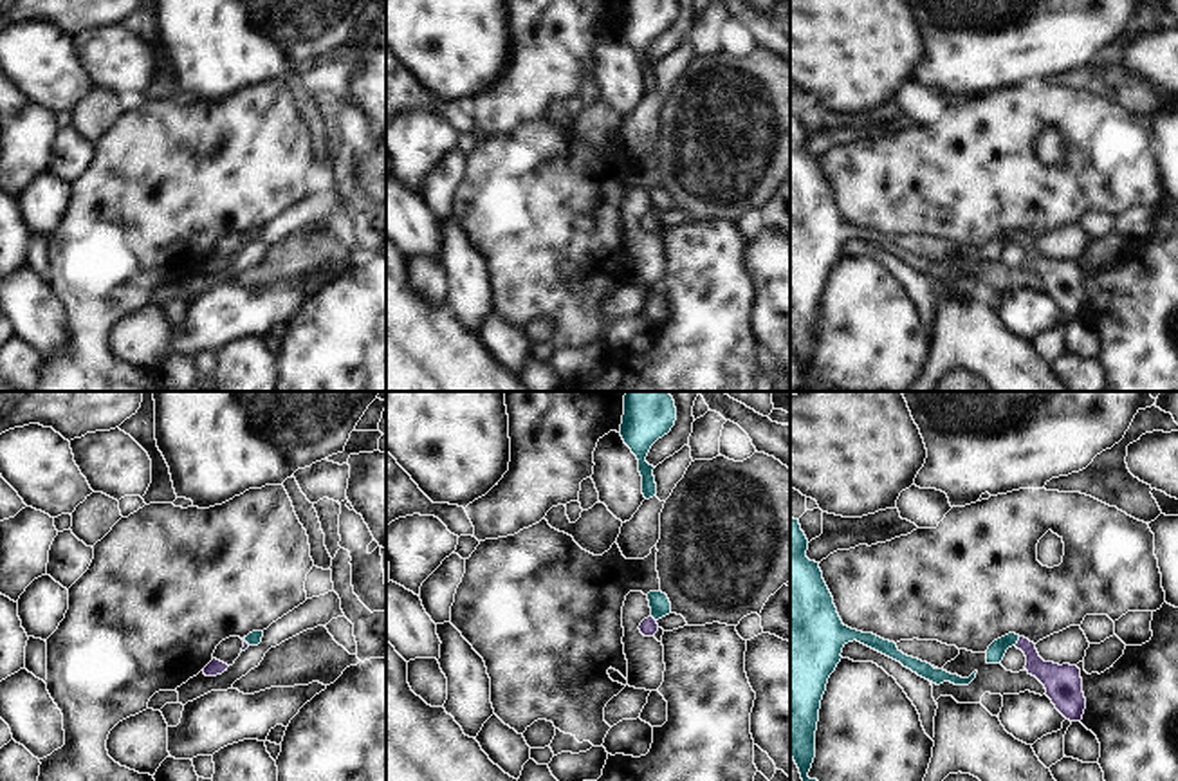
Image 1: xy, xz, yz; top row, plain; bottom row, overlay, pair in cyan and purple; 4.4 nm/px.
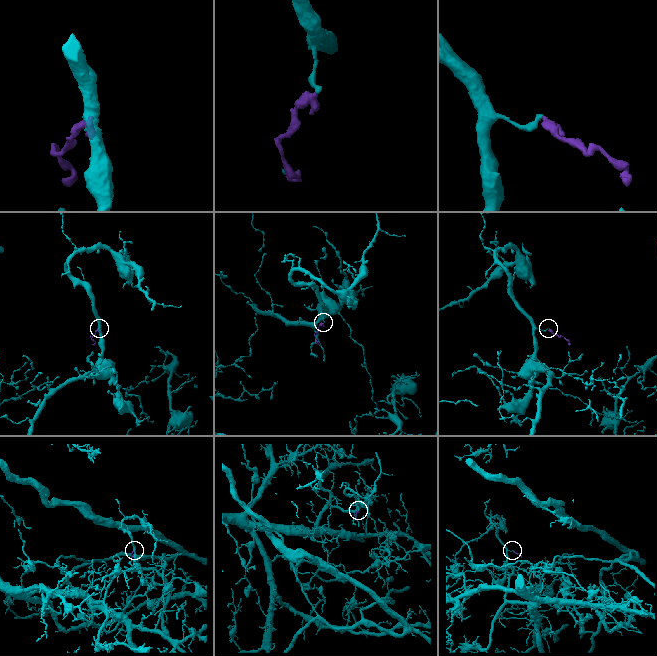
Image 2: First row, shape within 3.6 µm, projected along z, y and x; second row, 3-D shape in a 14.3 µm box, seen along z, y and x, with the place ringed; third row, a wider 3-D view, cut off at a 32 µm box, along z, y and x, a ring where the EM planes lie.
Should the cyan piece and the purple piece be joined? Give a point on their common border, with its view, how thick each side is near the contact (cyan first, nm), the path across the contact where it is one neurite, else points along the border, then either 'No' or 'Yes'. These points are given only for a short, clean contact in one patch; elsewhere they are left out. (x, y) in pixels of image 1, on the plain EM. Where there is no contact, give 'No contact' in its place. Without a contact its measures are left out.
Touches cyan at yz (1018, 235). Thickness 80 nm (cyan) against 130 nm. Path across: yz (998, 244), (1018, 235), (1056, 275). Yes.

